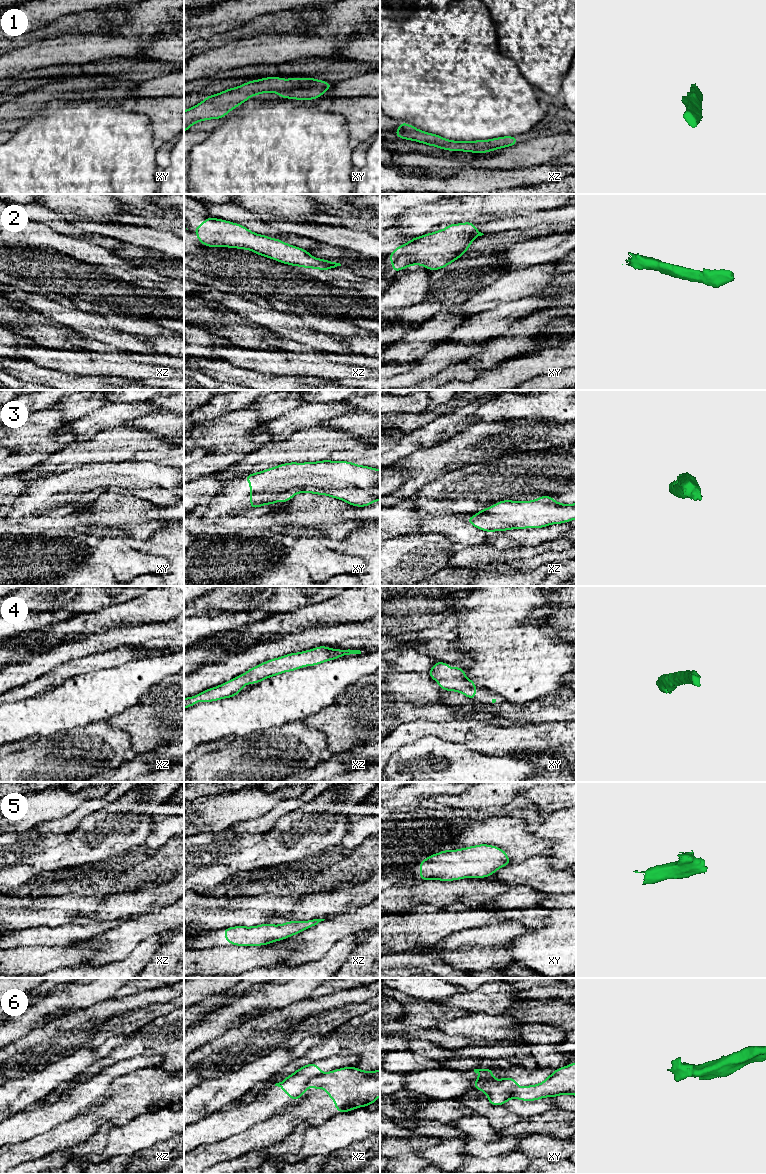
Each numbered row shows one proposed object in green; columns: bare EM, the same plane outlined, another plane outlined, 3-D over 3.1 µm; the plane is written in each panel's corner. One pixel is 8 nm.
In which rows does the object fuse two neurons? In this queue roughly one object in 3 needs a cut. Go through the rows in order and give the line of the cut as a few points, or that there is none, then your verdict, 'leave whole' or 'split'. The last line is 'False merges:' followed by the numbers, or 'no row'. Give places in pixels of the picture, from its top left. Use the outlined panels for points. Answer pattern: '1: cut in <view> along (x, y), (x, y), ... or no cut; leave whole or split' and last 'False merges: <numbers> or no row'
1: no cut; leave whole
2: no cut; leave whole
3: no cut; leave whole
4: no cut; leave whole
5: no cut; leave whole
6: cut in xz along (322, 1074), (314, 1077), (307, 1086); split
False merges: 6

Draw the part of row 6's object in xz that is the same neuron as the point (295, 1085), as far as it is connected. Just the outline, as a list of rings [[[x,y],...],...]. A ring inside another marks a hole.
[[[313,1062],[288,1075],[282,1082],[276,1083],[275,1086],[280,1087],[293,1101],[297,1101],[305,1094],[308,1083],[321,1075],[321,1068]]]

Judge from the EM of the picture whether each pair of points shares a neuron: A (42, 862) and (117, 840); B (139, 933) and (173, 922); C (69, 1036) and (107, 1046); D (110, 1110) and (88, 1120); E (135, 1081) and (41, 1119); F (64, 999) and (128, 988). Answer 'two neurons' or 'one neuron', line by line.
A: one neuron
B: one neuron
C: two neurons
D: one neuron
E: two neurons
F: two neurons

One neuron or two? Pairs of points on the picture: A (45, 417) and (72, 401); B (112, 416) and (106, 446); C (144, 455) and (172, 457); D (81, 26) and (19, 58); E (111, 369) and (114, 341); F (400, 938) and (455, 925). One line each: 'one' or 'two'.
A: two
B: two
C: one
D: two
E: two
F: one

